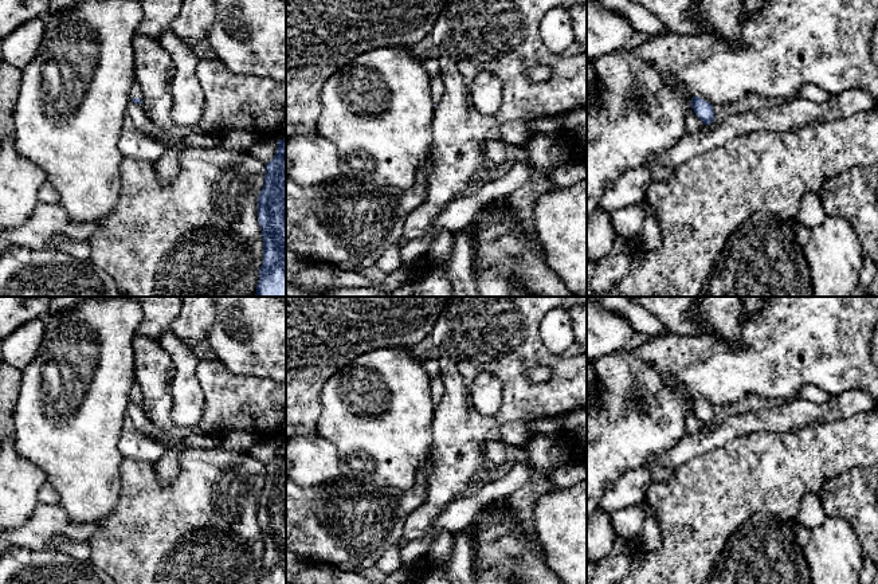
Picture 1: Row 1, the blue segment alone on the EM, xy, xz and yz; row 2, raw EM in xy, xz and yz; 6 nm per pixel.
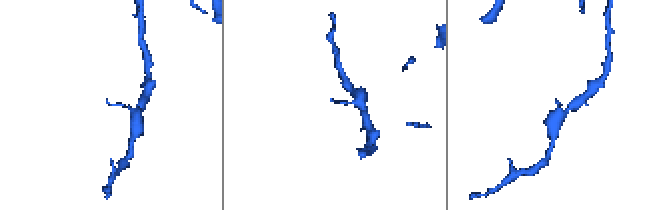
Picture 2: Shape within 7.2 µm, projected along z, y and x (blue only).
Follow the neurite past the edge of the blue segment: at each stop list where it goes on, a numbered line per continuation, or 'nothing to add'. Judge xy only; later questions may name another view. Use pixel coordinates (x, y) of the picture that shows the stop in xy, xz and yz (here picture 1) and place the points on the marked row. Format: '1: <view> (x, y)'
1: xy (136, 91)

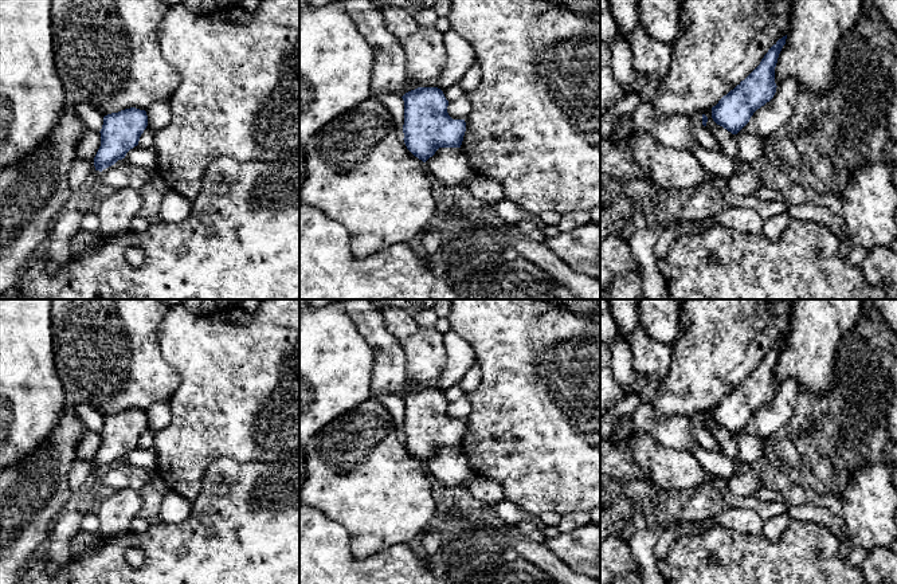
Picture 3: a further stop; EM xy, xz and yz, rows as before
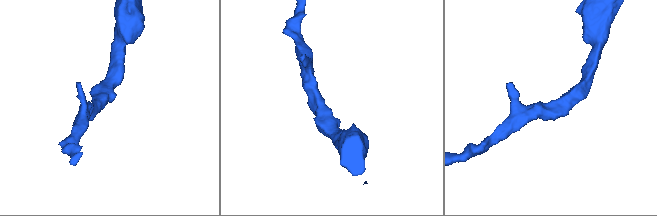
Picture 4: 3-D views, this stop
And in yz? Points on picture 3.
nothing to add

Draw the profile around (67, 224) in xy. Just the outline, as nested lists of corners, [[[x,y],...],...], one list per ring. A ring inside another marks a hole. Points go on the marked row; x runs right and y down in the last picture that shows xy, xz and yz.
[[[63,209],[56,220],[51,224],[46,242],[46,251],[50,255],[47,262],[47,274],[52,275],[71,258],[71,239],[81,230],[83,215],[77,209]]]

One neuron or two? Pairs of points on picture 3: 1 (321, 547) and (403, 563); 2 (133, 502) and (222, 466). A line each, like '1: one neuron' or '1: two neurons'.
1: one neuron
2: two neurons

